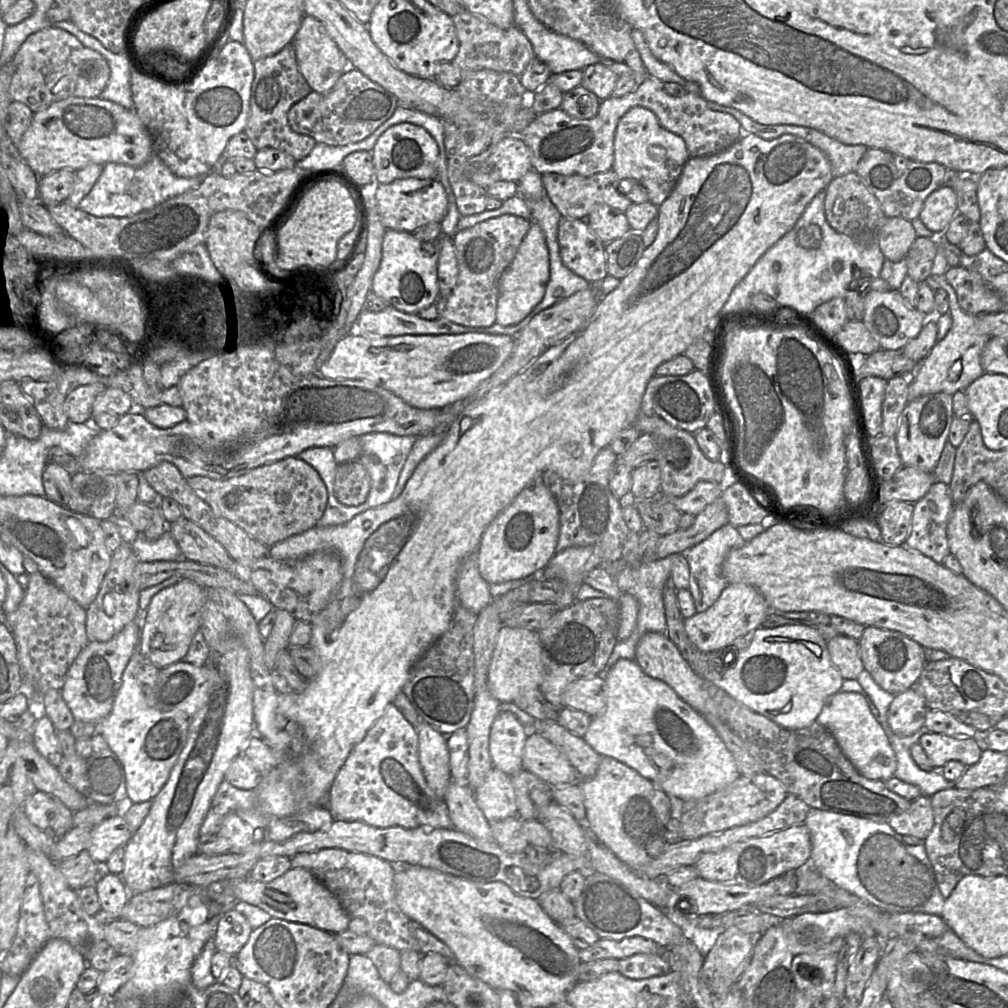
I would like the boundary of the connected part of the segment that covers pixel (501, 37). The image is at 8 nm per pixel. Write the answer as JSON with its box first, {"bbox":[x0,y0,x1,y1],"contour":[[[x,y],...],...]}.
{"bbox":[452,10,536,76],"contour":[[[467,10],[453,16],[452,20],[459,42],[458,53],[452,62],[463,72],[489,69],[520,76],[536,57],[530,41],[516,26],[501,29]]]}

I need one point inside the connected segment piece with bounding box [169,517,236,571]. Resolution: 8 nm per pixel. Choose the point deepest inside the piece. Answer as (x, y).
(195, 544)

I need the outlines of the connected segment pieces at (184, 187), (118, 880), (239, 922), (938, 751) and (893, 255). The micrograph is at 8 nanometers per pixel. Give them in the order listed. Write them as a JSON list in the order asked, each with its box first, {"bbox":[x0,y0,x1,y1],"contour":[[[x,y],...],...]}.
[{"bbox":[78,154,203,217],"contour":[[[155,154],[140,167],[118,163],[106,163],[102,173],[78,208],[95,217],[130,217],[151,210],[164,201],[198,188],[203,177],[185,178],[176,176]]]},{"bbox":[95,871,131,918],"contour":[[[104,871],[95,882],[101,909],[116,918],[121,918],[124,905],[131,894],[120,875]]]},{"bbox":[215,906,252,956],"contour":[[[233,906],[218,920],[215,947],[217,951],[235,956],[247,943],[252,931],[248,919]]]},{"bbox":[918,730,982,770],"contour":[[[923,730],[918,742],[934,770],[941,770],[950,761],[969,767],[976,764],[982,755],[975,738],[956,738]]]},{"bbox":[877,217,916,262],"contour":[[[895,217],[887,219],[877,235],[877,243],[885,259],[899,262],[906,257],[916,237],[909,220]]]}]

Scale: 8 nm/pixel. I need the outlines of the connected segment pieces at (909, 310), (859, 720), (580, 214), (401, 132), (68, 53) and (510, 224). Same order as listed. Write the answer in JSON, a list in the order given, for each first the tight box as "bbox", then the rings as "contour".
[{"bbox":[862,290,927,350],"contour":[[[899,290],[870,291],[865,297],[862,322],[882,350],[902,350],[920,333],[927,320],[926,315],[906,302]]]},{"bbox":[816,691,897,781],"contour":[[[840,691],[829,697],[816,721],[833,734],[844,755],[863,776],[881,781],[894,777],[897,768],[895,752],[883,727],[861,694]]]},{"bbox":[542,169,632,219],"contour":[[[611,169],[589,177],[581,175],[562,175],[558,173],[542,174],[542,183],[550,201],[563,218],[587,219],[591,208],[597,204],[607,204],[625,212],[632,202],[618,192],[618,177]]]},{"bbox":[372,122,437,184],"contour":[[[402,122],[389,127],[377,139],[372,154],[374,175],[379,184],[388,184],[403,178],[436,178],[437,143],[421,126]]]},{"bbox":[9,27,110,113],"contour":[[[48,27],[30,35],[12,61],[14,74],[9,88],[10,98],[12,102],[27,105],[33,113],[69,97],[98,98],[110,78],[106,59],[61,28]]]},{"bbox":[435,214,531,327],"contour":[[[503,214],[454,233],[458,279],[451,294],[439,297],[435,303],[439,317],[466,327],[490,327],[496,323],[500,277],[514,259],[531,223],[530,219]]]}]

